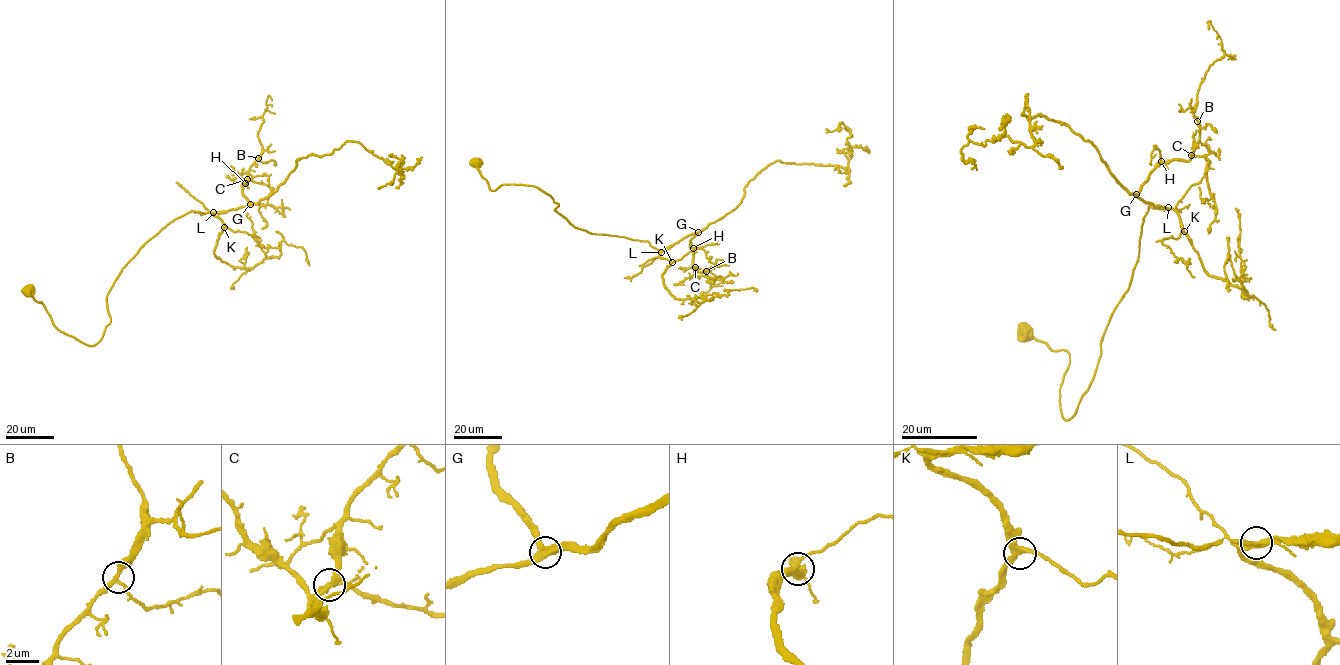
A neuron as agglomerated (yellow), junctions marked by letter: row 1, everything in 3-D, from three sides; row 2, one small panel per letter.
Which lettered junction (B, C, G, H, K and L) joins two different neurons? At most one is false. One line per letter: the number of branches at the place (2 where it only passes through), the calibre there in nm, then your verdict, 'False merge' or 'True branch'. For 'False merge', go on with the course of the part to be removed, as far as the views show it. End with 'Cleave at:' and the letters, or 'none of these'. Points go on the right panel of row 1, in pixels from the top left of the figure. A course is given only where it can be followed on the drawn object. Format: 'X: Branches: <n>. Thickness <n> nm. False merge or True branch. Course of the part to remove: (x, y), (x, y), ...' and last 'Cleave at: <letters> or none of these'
B: Branches: 3. Thickness 240 nm. True branch
C: Branches: 3. Thickness 320 nm. True branch
G: Branches: 3. Thickness 360 nm. True branch
H: Branches: 3. Thickness 320 nm. True branch
K: Branches: 3. Thickness 360 nm. True branch
L: Branches: 3. Thickness 280 nm. True branch
Cleave at: none of these

